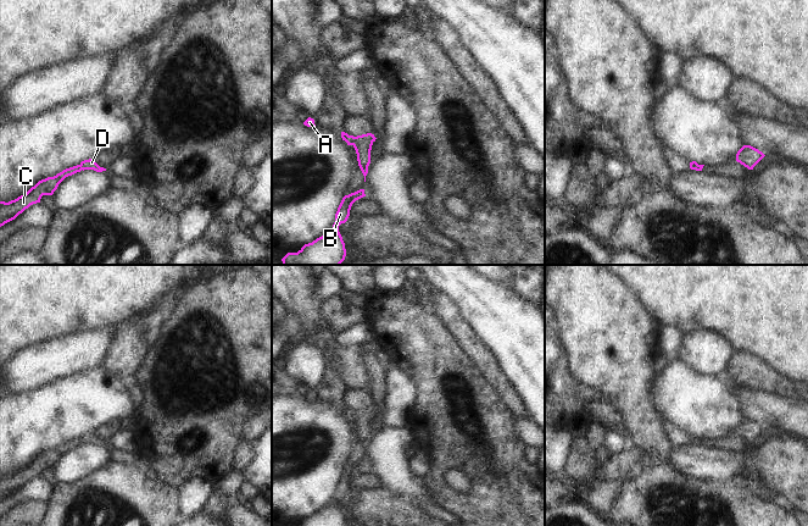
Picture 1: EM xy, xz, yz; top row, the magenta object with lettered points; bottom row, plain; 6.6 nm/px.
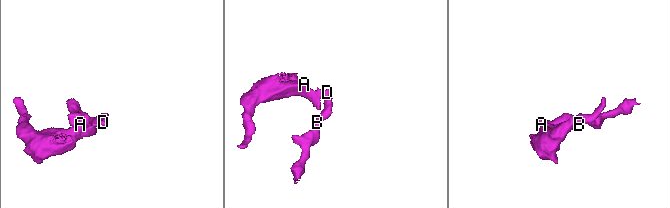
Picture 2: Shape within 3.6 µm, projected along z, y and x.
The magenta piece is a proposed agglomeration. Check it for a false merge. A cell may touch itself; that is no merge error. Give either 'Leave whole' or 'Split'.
Split.

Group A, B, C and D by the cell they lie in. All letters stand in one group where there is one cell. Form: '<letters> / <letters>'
A C / B D

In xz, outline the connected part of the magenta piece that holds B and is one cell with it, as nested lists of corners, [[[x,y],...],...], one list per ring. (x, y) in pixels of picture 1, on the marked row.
[[[364,189],[345,195],[335,214],[331,231],[305,244],[297,253],[288,253],[282,259],[283,265],[340,265],[345,260],[346,249],[339,226],[347,221],[352,204],[363,196]]]

